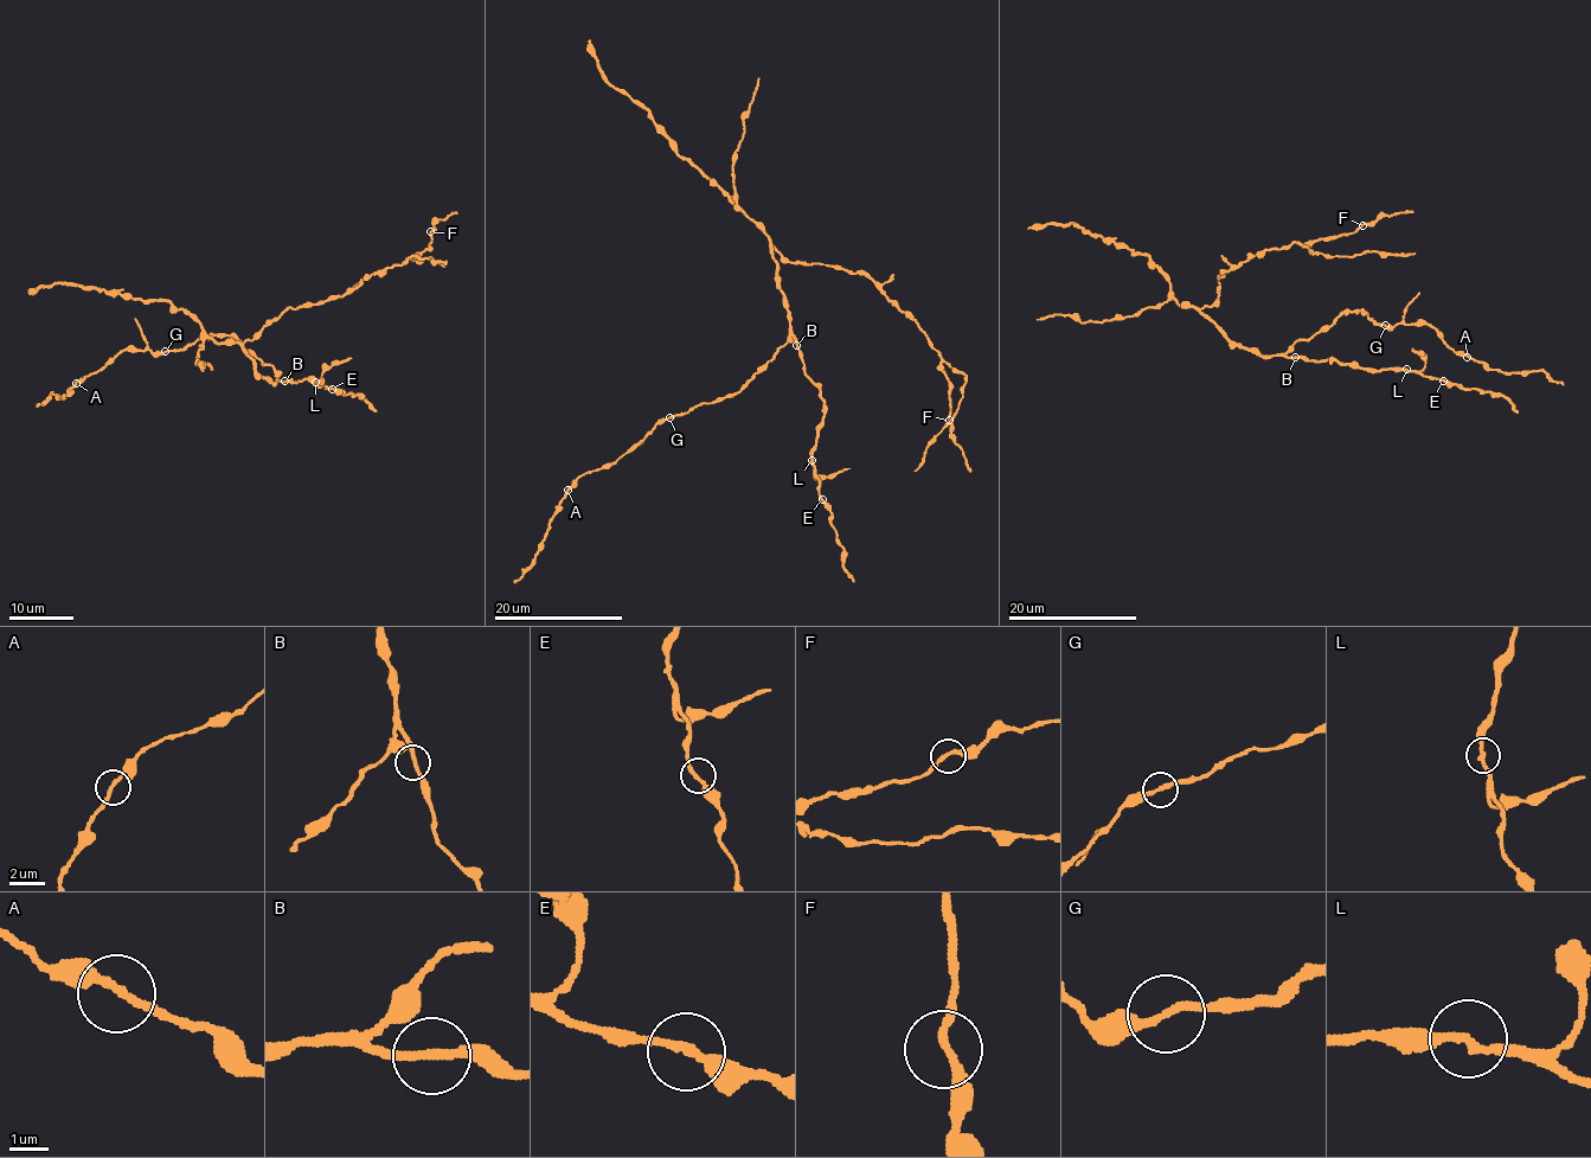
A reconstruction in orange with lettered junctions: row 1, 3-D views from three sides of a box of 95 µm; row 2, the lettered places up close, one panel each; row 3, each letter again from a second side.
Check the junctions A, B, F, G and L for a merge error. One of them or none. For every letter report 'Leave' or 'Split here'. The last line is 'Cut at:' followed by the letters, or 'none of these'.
A: Leave
B: Leave
F: Leave
G: Leave
L: Leave
Cut at: none of these

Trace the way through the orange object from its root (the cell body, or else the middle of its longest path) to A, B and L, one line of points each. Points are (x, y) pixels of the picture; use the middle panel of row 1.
A: (787, 302), (790, 337), (739, 391), (661, 420), (613, 462), (584, 473), (568, 490)
B: (787, 302), (790, 332), (796, 345)
L: (787, 302), (790, 332), (803, 372), (820, 390), (822, 401), (823, 416), (813, 460)

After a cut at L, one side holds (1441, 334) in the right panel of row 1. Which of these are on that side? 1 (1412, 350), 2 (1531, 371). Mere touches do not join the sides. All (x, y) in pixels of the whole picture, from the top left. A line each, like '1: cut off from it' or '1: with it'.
1: cut off from it
2: with it

